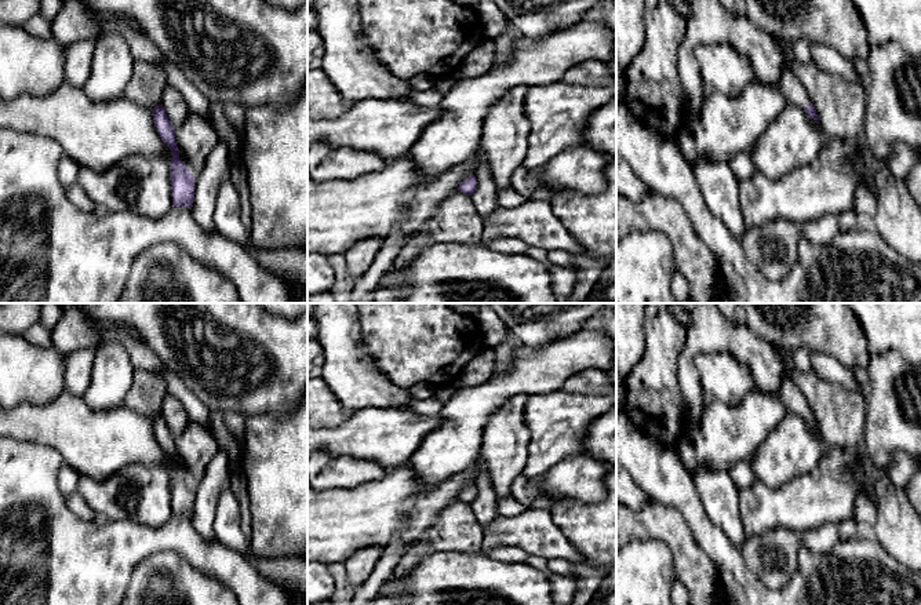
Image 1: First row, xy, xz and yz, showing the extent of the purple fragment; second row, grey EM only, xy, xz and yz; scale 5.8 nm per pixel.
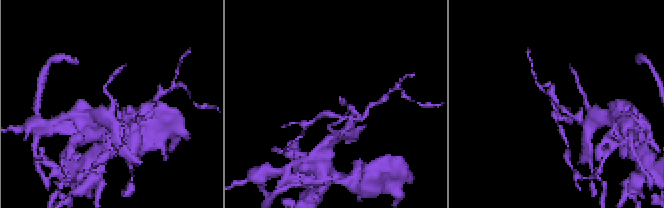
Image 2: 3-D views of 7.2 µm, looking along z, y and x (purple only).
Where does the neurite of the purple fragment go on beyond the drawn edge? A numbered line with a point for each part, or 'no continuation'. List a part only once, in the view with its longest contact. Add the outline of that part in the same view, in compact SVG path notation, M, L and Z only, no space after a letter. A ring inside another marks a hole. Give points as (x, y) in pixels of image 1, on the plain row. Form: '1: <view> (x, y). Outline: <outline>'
1: yz (840, 412). Outline: M775 346L775 349L786 364L787 376L807 398L811 412L816 418L824 447L856 448L863 441L866 418L866 397L862 391L827 382L818 376L813 371L801 372L793 362L791 350L780 346Z

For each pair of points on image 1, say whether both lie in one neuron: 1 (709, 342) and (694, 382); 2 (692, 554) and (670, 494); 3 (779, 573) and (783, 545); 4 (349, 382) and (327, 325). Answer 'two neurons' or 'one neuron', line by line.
1: one neuron
2: two neurons
3: one neuron
4: one neuron

